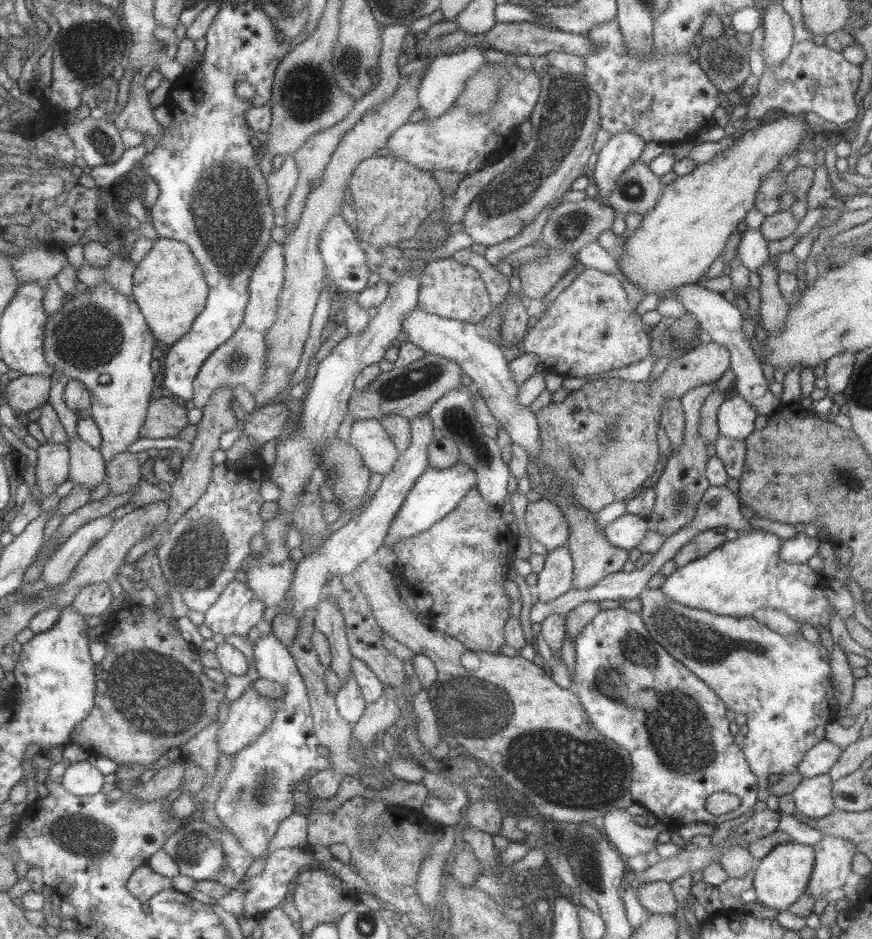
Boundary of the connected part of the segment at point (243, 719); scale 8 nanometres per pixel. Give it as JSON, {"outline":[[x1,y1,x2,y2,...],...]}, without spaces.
{"outline":[[253,687,229,702,228,715,217,734,217,750,223,754,235,755,239,750,251,745,272,723,276,699,268,699,255,692]]}

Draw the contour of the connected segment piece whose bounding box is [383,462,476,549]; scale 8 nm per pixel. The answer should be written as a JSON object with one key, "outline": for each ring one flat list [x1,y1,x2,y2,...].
{"outline":[[457,462,442,469,428,466,420,477,415,479,397,514,392,518,383,544,391,549,394,542,427,530,440,518,449,514,474,486,476,486,476,472,466,464]]}

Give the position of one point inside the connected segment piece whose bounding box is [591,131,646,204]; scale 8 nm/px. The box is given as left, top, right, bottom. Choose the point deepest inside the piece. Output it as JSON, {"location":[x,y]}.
{"location":[622,150]}

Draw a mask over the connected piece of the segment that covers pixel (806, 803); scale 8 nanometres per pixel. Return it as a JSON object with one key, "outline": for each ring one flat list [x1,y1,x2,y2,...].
{"outline":[[828,773,811,778,802,777,795,790,790,792,794,807,802,815,811,818,827,816,836,809,832,801,831,785]]}

